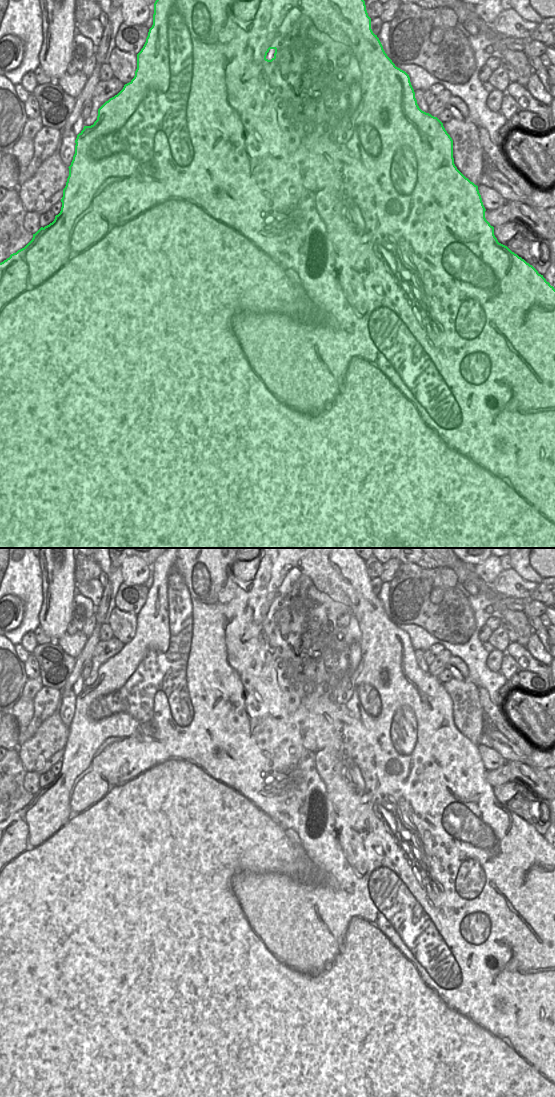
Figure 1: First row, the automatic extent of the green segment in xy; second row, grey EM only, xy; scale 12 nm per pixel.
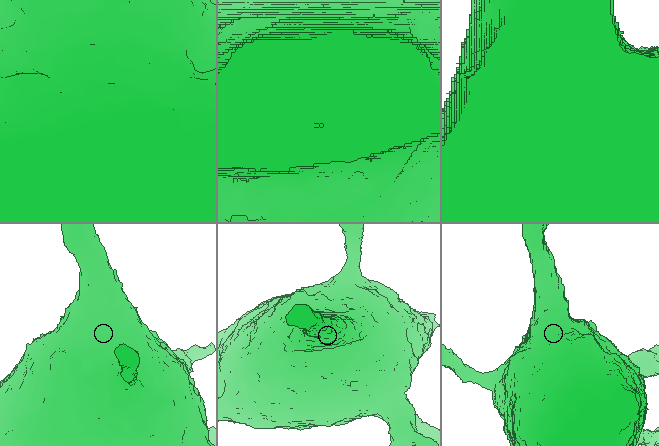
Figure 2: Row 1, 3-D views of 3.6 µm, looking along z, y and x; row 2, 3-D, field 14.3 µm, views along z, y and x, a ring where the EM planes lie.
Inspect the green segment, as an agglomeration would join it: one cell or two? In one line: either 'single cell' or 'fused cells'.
single cell

